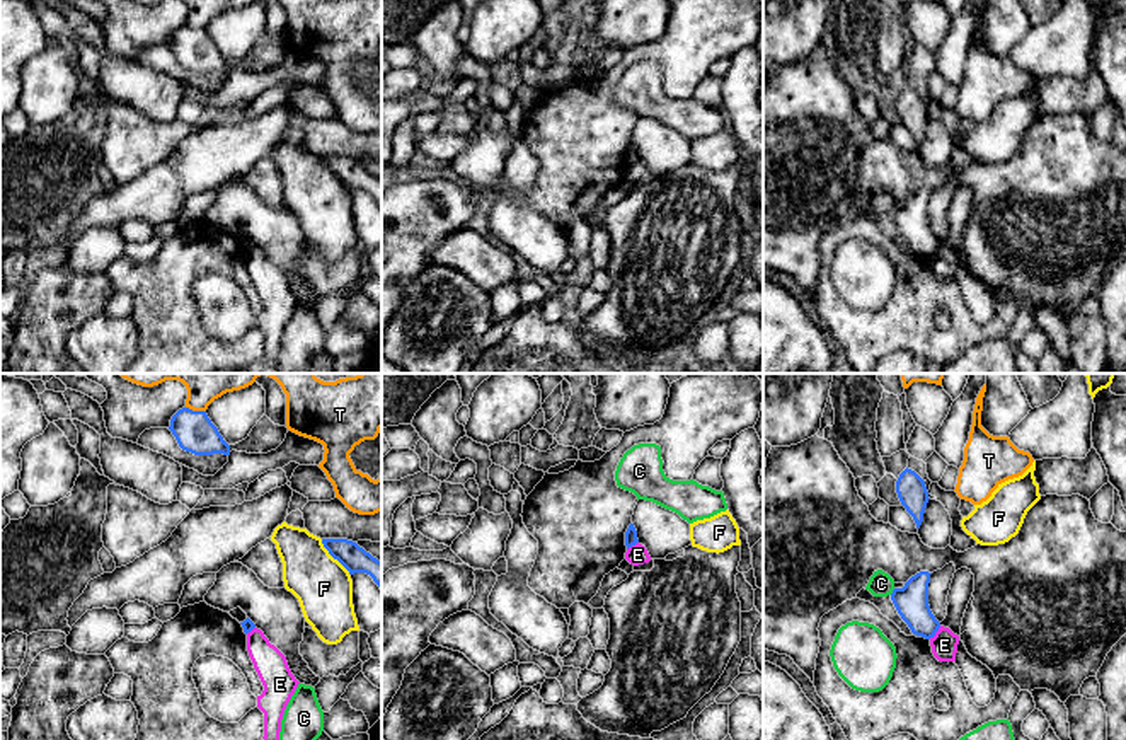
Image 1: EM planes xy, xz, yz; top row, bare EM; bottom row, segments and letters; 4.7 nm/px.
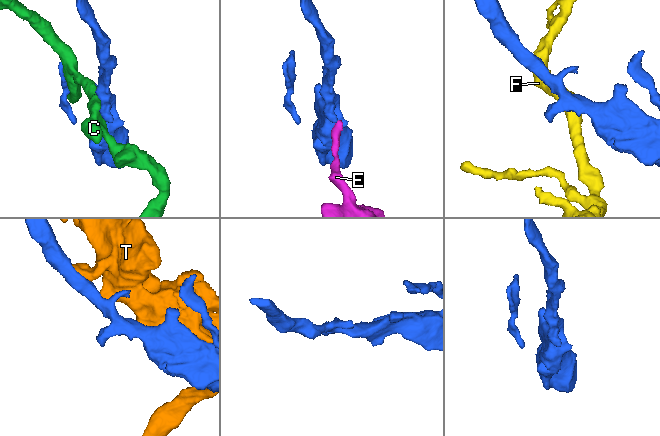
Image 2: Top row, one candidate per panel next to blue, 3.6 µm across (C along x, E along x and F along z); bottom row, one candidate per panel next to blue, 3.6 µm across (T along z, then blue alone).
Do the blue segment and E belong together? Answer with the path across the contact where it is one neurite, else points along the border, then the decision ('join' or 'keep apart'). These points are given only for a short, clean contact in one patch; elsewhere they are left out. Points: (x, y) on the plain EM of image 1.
border yz (941, 244), (929, 256); keep apart

